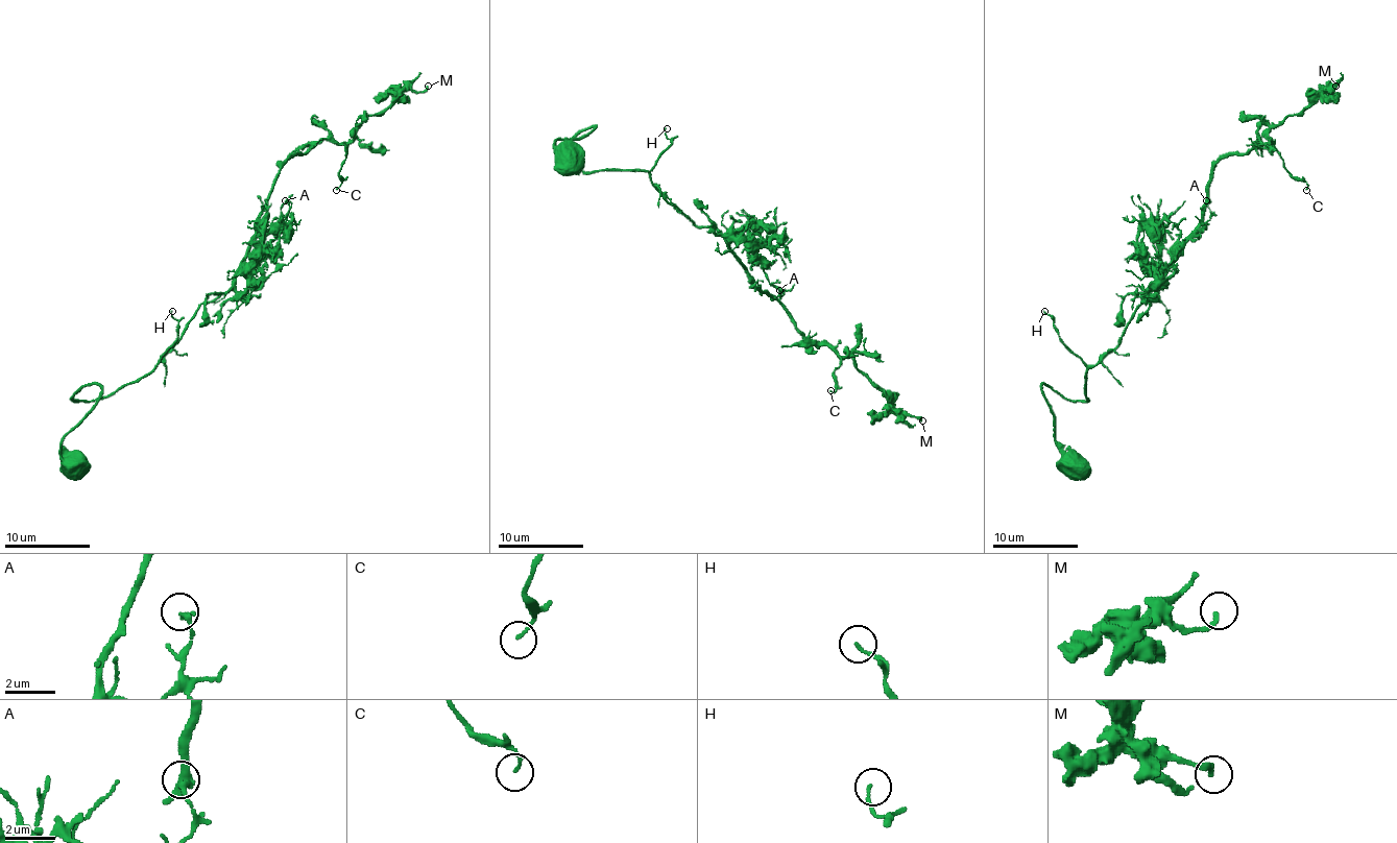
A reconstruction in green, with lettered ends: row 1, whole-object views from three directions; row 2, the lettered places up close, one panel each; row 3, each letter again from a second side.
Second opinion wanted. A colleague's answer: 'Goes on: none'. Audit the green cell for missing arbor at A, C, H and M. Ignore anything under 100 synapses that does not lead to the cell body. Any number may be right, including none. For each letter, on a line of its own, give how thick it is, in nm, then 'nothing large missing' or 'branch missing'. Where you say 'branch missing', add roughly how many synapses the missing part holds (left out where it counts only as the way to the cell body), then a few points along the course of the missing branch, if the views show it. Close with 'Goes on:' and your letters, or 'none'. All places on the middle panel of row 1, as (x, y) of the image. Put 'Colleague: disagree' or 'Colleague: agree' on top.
Colleague: agree
A: 180 nm thick; nothing large missing
C: 110 nm thick; nothing large missing
H: 130 nm thick; nothing large missing
M: 200 nm thick; nothing large missing
Goes on: none

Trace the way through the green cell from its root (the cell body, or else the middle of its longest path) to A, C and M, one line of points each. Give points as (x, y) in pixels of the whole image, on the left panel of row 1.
A: (70, 462), (62, 441), (102, 390), (74, 396), (100, 401), (138, 382), (202, 303), (236, 298), (285, 200)
C: (70, 462), (62, 441), (102, 390), (74, 396), (145, 377), (232, 286), (279, 168), (342, 143), (336, 190)
M: (70, 462), (62, 441), (102, 390), (74, 396), (145, 377), (232, 286), (279, 168), (428, 86)

